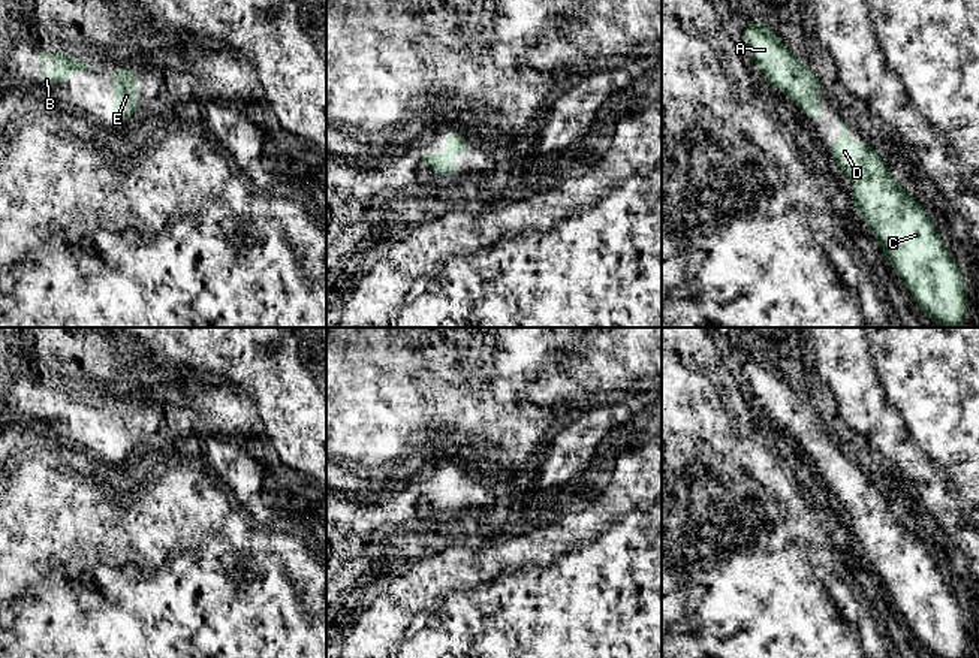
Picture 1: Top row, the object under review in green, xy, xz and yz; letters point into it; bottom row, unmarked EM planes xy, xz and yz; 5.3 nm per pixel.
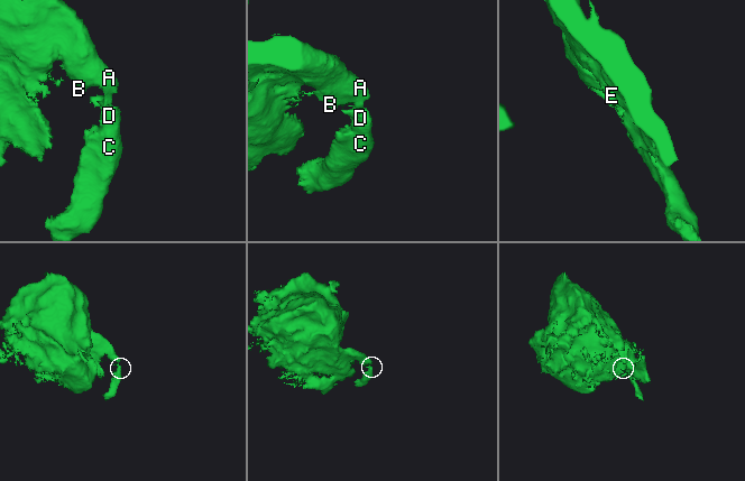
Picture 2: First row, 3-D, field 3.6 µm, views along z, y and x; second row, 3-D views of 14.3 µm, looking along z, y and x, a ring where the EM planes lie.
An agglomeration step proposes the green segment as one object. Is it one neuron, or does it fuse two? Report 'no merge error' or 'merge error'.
no merge error

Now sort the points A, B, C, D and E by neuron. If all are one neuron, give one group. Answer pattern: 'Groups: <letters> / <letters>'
Groups: A B C D E

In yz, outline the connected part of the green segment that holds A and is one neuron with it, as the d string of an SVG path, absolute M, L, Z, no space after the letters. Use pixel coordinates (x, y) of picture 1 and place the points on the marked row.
M756 24L741 25L750 54L763 78L789 96L807 117L820 121L822 111L816 103L816 91L822 90L819 79L780 43L774 30Z

